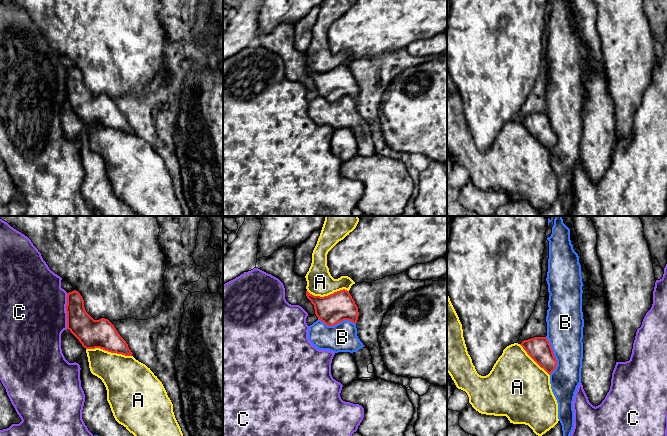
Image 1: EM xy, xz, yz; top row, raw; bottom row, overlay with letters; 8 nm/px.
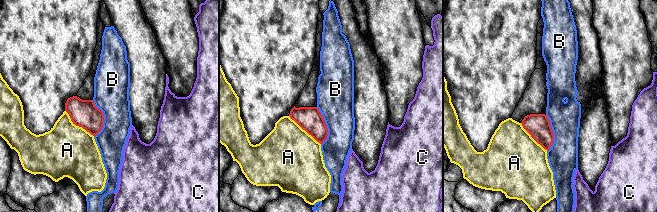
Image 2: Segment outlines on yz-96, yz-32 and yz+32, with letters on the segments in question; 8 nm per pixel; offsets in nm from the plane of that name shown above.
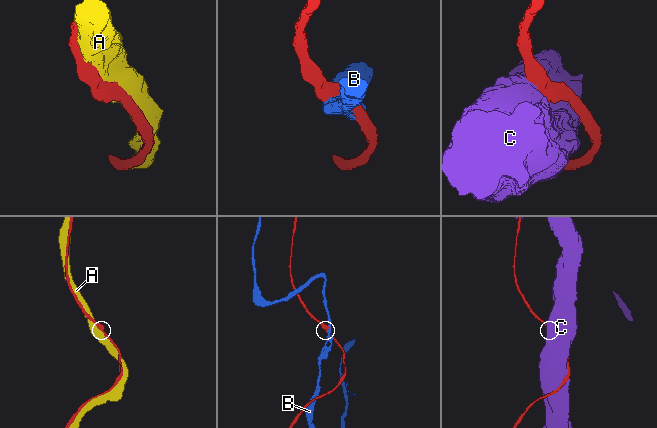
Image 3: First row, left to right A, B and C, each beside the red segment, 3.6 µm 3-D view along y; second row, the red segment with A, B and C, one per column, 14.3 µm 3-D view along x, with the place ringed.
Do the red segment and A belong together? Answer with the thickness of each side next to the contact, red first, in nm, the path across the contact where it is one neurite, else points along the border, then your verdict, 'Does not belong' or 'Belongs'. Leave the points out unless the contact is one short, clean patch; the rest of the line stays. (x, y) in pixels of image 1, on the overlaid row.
Thickness 220 nm (red) against 340 nm. Belongs

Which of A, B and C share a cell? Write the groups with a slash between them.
A / B / C

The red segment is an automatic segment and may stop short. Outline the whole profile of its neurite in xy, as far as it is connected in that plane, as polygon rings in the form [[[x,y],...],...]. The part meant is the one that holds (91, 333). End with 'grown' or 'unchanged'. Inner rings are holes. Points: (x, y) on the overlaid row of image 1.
[[[76,290],[67,293],[67,329],[86,349],[89,368],[93,375],[104,383],[107,401],[115,420],[134,436],[183,436],[173,412],[173,404],[162,382],[145,364],[136,360],[126,341],[120,336],[114,325],[105,318],[94,320],[85,310],[84,300]]]; grown

